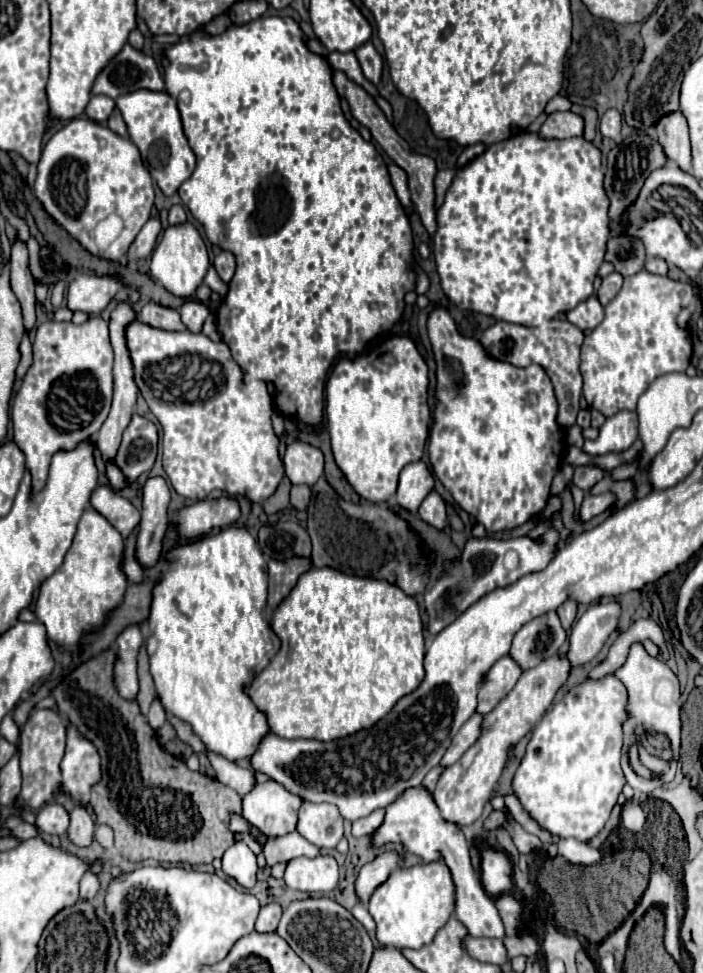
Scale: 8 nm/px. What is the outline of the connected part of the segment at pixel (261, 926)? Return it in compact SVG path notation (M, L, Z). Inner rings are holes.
M267 904L261 908L259 912L259 918L255 922L255 930L257 932L275 932L277 930L277 924L279 924L279 918L281 918L281 906L279 904Z

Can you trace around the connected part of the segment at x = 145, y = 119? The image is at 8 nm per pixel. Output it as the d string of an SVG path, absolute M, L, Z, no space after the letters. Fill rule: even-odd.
M135 90L133 94L125 94L115 102L123 114L131 142L141 152L143 164L147 166L147 170L151 172L153 180L163 190L163 194L171 196L195 170L195 154L189 148L187 138L183 134L181 116L179 116L175 98L169 96L165 90L161 92Z

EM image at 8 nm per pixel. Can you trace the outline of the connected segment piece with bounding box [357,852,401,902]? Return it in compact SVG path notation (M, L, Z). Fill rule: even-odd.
M387 852L387 854L381 854L377 856L371 864L365 864L359 872L359 878L357 878L357 894L363 902L369 900L369 896L373 894L373 890L385 882L385 878L389 876L391 870L397 868L401 856L395 854L395 852Z

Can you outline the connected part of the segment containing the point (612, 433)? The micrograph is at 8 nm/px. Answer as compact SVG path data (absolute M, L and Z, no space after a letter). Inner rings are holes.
M617 412L609 416L607 422L599 428L597 440L585 440L583 452L587 454L607 454L627 450L637 440L637 412Z

